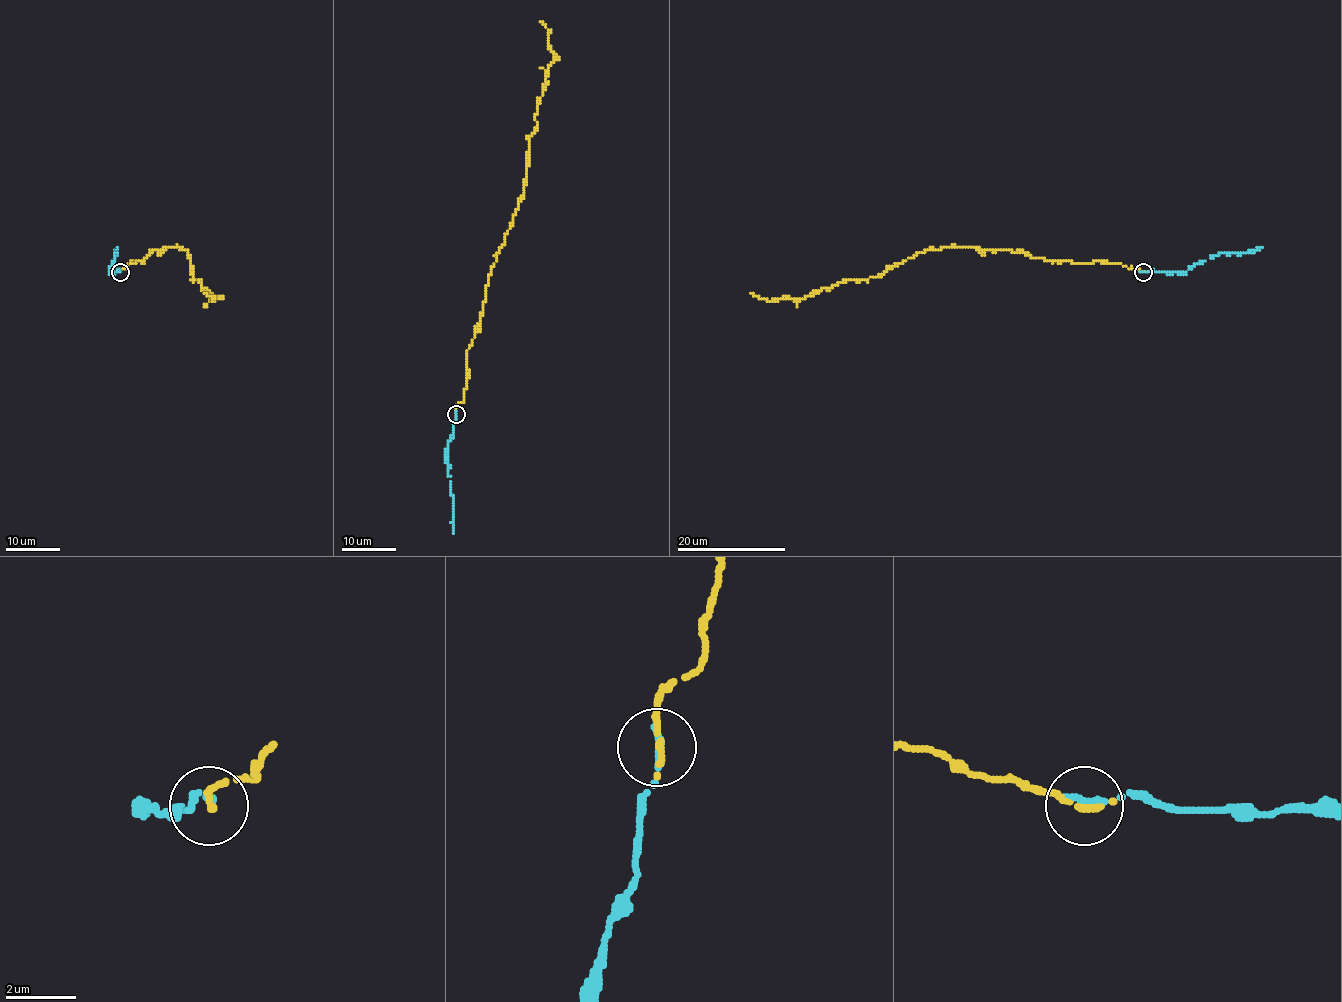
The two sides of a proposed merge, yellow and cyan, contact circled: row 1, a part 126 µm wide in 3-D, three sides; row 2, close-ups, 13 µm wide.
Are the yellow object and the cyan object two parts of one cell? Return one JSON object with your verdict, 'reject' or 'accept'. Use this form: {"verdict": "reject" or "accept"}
{"verdict": "accept"}

